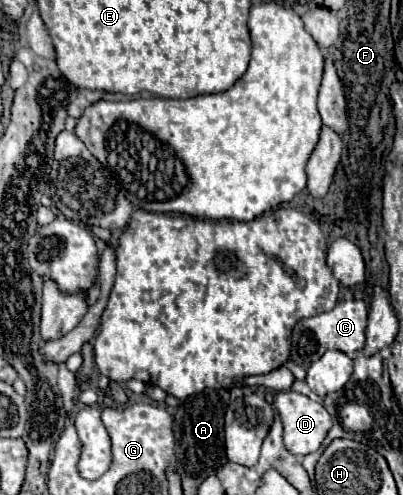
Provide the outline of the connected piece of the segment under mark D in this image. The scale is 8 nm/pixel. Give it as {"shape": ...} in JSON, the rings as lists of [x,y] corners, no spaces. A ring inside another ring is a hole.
{"shape":[[[292,390],[278,392],[274,396],[274,408],[284,426],[284,446],[294,456],[316,452],[332,428],[332,418],[326,408],[304,394]]]}

